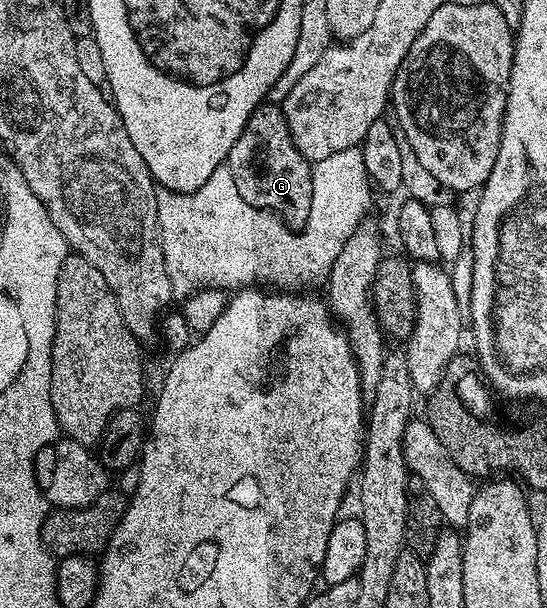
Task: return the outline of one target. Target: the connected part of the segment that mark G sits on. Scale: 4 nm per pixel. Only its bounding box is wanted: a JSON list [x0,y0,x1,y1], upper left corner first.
[225,101,313,229]

